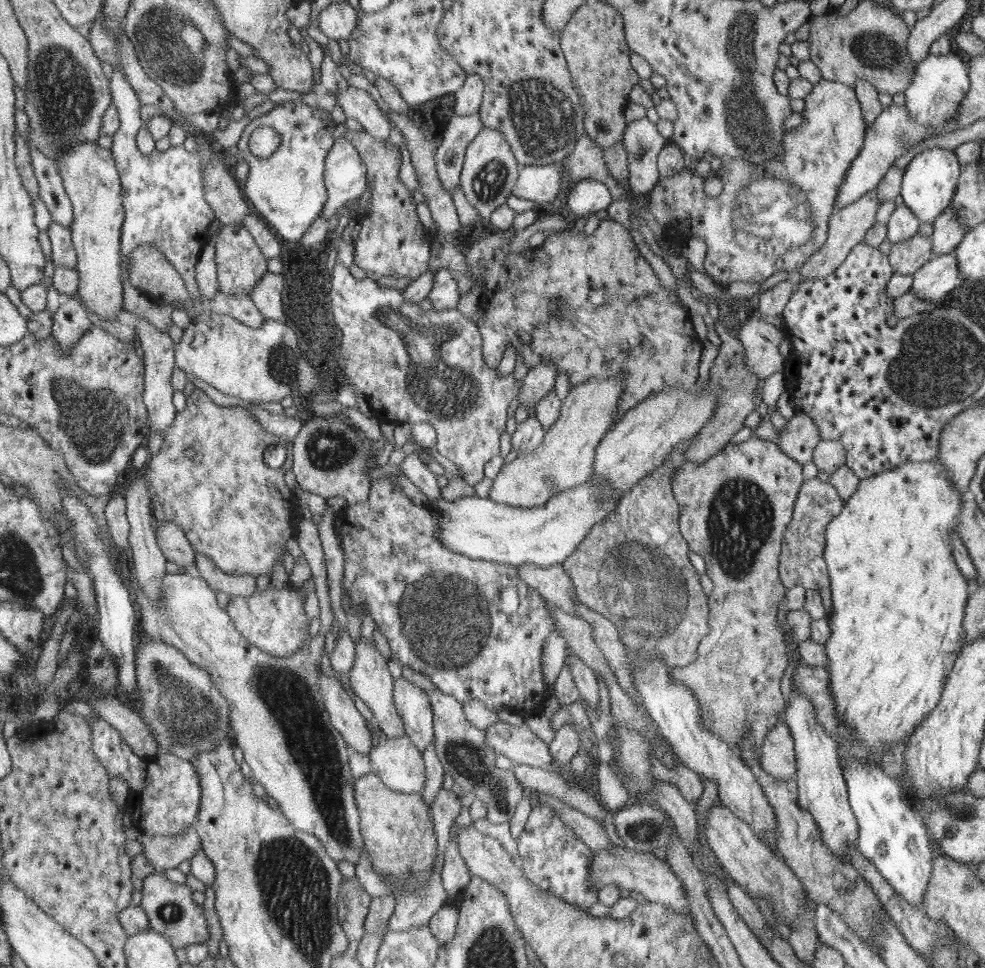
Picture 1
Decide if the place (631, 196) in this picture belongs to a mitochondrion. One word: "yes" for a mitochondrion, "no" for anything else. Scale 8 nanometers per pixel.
no

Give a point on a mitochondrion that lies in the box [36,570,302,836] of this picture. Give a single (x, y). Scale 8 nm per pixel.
(170, 721)

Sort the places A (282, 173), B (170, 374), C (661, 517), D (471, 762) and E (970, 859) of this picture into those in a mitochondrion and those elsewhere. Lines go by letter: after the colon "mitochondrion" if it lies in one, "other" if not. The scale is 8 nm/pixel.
A: mitochondrion
B: other
C: other
D: mitochondrion
E: other

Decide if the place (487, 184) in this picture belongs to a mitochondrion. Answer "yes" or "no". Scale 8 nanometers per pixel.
yes

